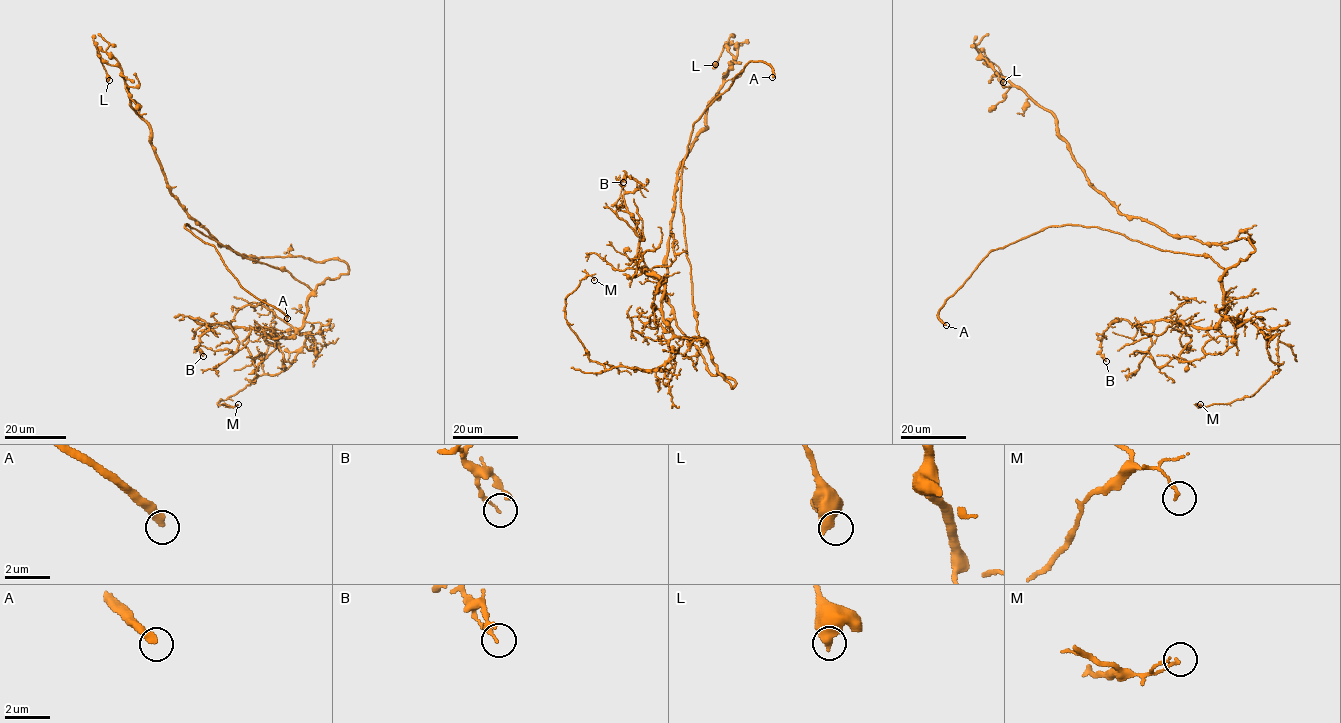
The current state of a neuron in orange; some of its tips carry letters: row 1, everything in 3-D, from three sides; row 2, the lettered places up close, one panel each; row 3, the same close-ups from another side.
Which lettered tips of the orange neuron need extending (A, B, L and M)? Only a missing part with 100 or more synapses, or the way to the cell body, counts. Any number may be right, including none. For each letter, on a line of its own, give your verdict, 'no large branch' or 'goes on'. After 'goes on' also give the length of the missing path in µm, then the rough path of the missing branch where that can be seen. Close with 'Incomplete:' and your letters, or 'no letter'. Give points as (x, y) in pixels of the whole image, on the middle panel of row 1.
A: goes on; missing 7 µm
B: no large branch
L: no large branch
M: no large branch
Incomplete: A

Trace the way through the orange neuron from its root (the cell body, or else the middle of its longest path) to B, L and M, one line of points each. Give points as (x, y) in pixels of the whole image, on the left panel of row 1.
B: (342, 260), (348, 272), (319, 284), (304, 324), (288, 337), (189, 317), (208, 328), (199, 338), (203, 356)
L: (342, 260), (253, 257), (218, 243), (171, 193), (149, 124), (132, 107), (117, 60), (98, 50), (109, 80)
M: (342, 260), (348, 272), (322, 282), (307, 302), (299, 332), (308, 334), (288, 367), (217, 402), (238, 404)

